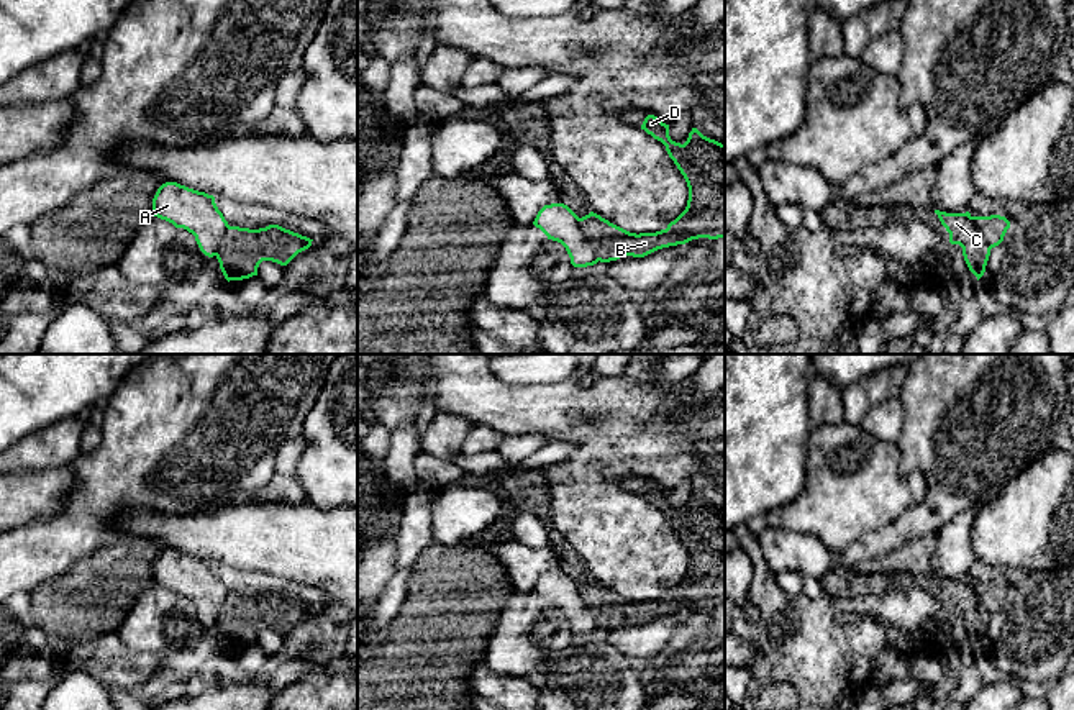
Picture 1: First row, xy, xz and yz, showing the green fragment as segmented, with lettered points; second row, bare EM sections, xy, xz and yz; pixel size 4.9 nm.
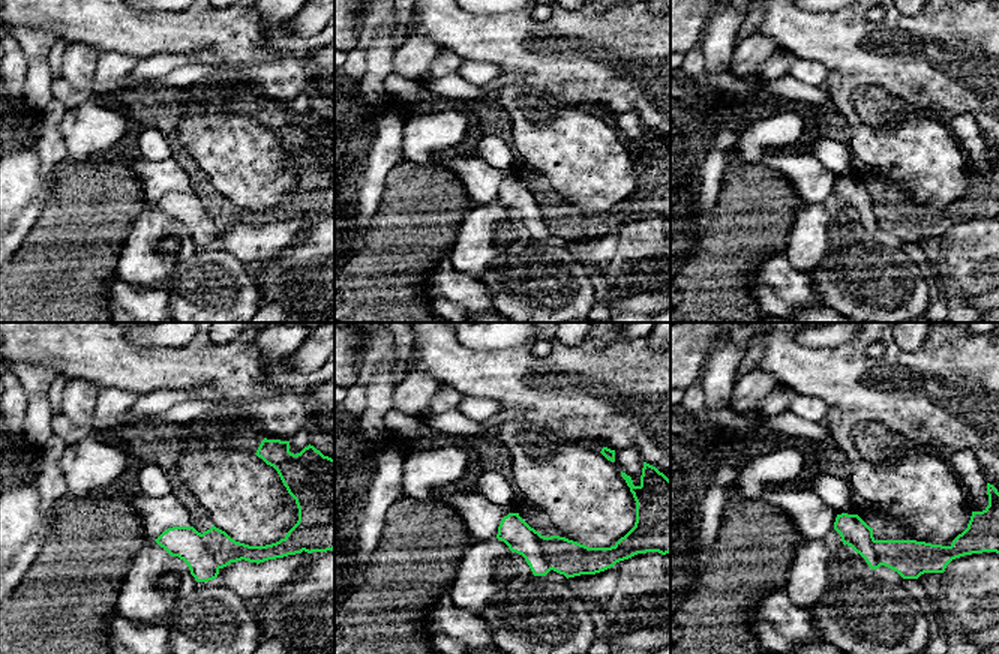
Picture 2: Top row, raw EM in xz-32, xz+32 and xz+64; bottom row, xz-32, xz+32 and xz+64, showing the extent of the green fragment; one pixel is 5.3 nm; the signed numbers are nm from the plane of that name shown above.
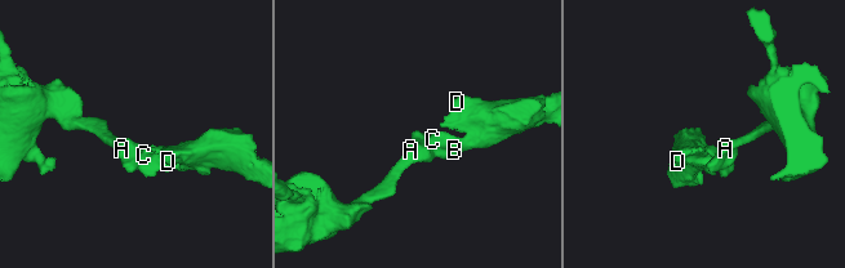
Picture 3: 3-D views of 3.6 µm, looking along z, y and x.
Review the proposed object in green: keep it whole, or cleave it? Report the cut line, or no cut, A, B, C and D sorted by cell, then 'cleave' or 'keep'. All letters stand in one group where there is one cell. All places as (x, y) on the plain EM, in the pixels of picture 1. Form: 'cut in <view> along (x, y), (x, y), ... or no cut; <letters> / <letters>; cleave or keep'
cut in xz along (579, 586), (579, 596), (599, 627); A / B C D; cleave

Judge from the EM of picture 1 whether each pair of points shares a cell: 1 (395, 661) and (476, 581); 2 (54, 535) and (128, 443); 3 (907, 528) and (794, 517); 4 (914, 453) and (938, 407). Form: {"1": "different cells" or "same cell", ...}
{"1": "same cell", "2": "same cell", "3": "different cells", "4": "same cell"}

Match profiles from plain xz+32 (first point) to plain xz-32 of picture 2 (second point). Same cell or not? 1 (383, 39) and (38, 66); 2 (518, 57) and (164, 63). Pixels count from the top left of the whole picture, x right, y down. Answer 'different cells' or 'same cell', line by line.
1: same cell
2: different cells

